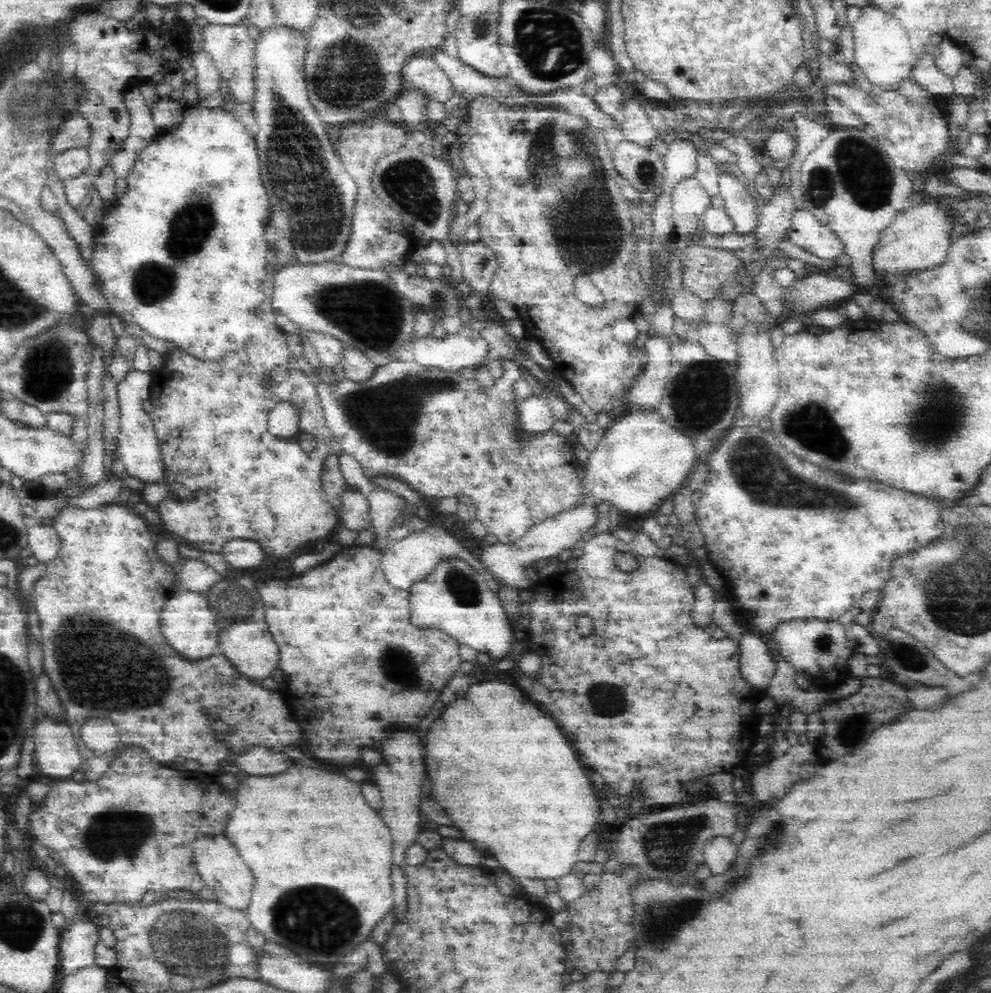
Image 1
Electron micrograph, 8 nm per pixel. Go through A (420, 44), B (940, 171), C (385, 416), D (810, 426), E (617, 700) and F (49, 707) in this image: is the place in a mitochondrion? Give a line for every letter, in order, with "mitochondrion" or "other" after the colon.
A: other
B: other
C: mitochondrion
D: mitochondrion
E: mitochondrion
F: other

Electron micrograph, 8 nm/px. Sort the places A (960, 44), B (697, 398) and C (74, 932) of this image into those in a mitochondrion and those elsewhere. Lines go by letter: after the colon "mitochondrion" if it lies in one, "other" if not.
A: other
B: mitochondrion
C: other

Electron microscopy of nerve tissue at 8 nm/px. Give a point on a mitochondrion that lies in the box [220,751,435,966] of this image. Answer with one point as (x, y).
(308, 914)

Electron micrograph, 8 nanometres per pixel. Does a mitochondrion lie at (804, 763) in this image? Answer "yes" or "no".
no

